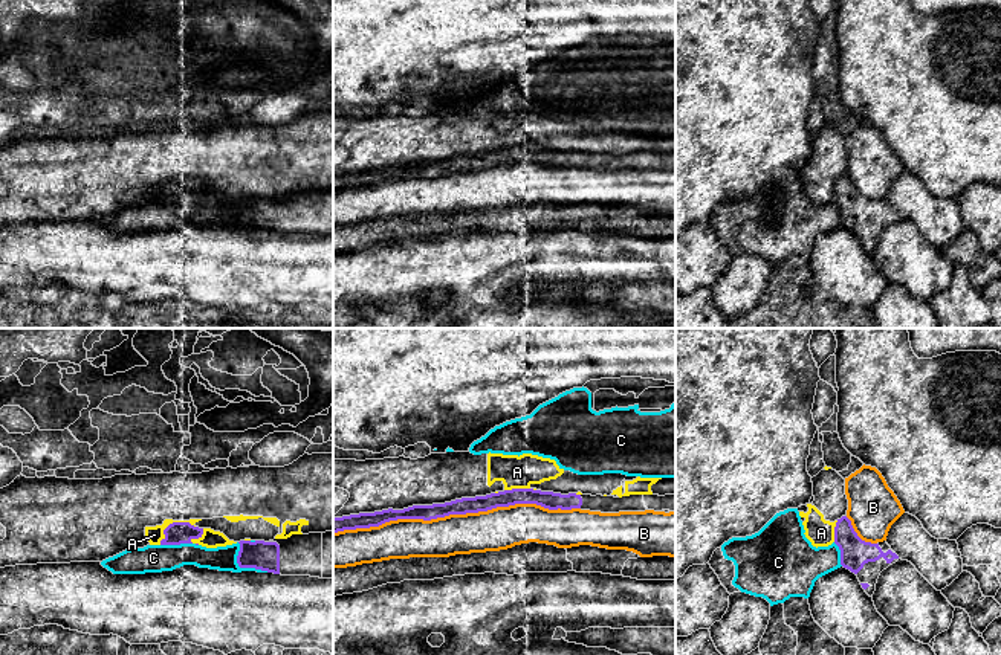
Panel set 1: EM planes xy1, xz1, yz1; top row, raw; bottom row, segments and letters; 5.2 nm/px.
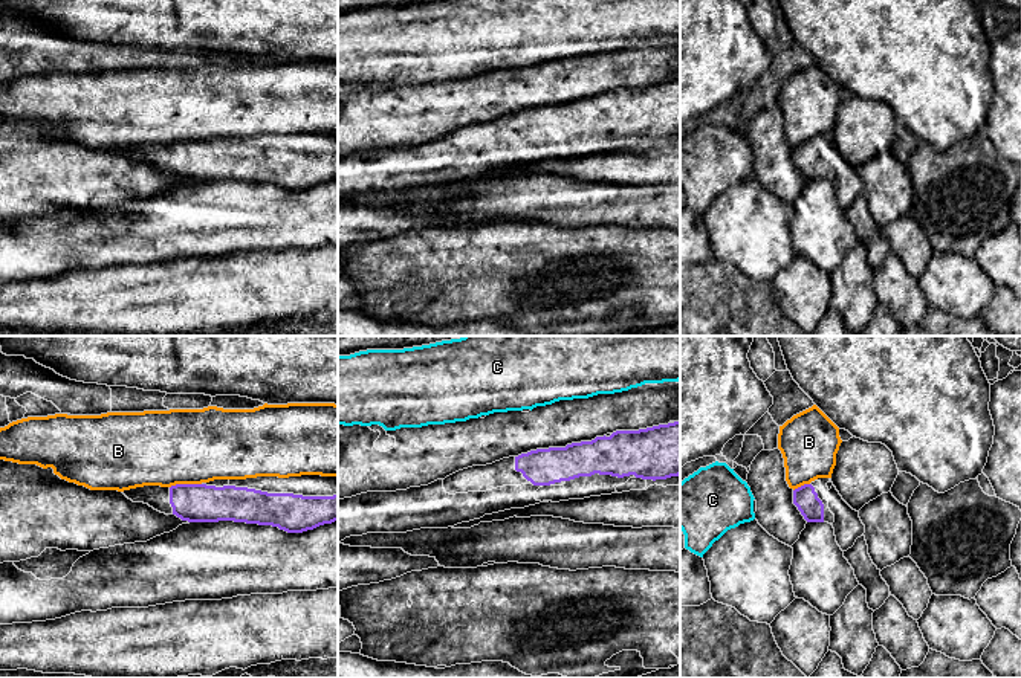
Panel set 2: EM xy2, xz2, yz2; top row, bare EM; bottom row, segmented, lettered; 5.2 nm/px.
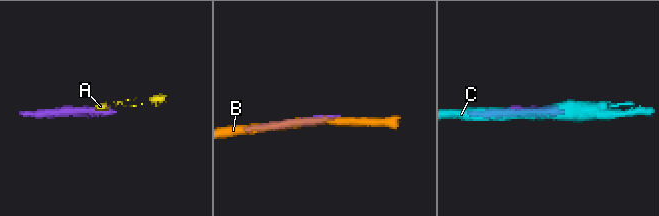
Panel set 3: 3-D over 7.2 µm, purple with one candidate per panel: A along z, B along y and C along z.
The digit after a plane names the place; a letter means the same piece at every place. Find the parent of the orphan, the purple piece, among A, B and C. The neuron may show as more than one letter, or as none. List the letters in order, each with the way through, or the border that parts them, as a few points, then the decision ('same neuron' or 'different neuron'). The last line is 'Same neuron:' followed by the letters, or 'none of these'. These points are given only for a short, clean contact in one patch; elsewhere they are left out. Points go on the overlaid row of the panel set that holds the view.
A: different neuron
B: different neuron
C: different neuron
Same neuron: none of these

